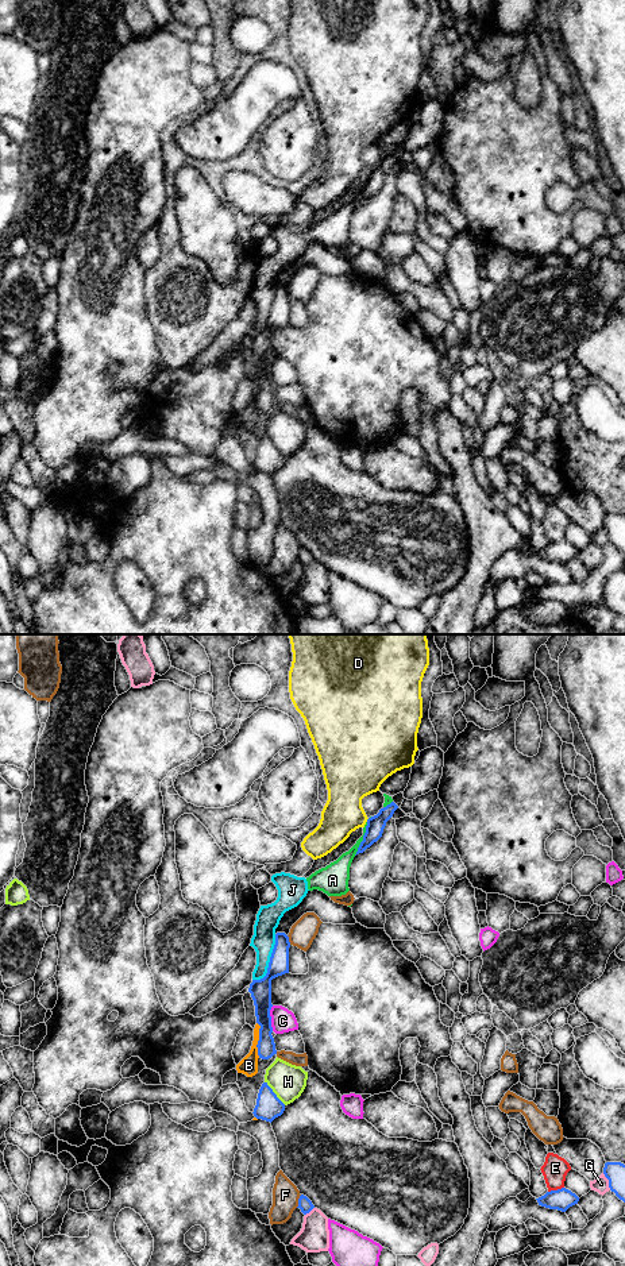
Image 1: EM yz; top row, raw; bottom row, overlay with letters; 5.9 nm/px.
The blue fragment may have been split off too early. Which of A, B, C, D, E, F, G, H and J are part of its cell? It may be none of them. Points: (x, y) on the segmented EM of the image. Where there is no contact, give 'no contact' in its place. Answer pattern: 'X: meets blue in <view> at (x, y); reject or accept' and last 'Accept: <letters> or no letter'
A: meets blue in yz at (363, 838); reject
B: meets blue in yz at (259, 1039); reject
C: meets blue in yz at (270, 1018); reject
D: meets blue in yz at (367, 819); reject
E: meets blue in yz at (555, 1191); reject
F: meets blue in yz at (299, 1201); reject
G: meets blue in yz at (609, 1181); reject
H: meets blue in yz at (274, 1093); reject
J: meets blue in yz at (270, 961); reject
Accept: no letter

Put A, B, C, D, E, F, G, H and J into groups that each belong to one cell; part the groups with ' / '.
A B J / C / D / E / F / G / H

